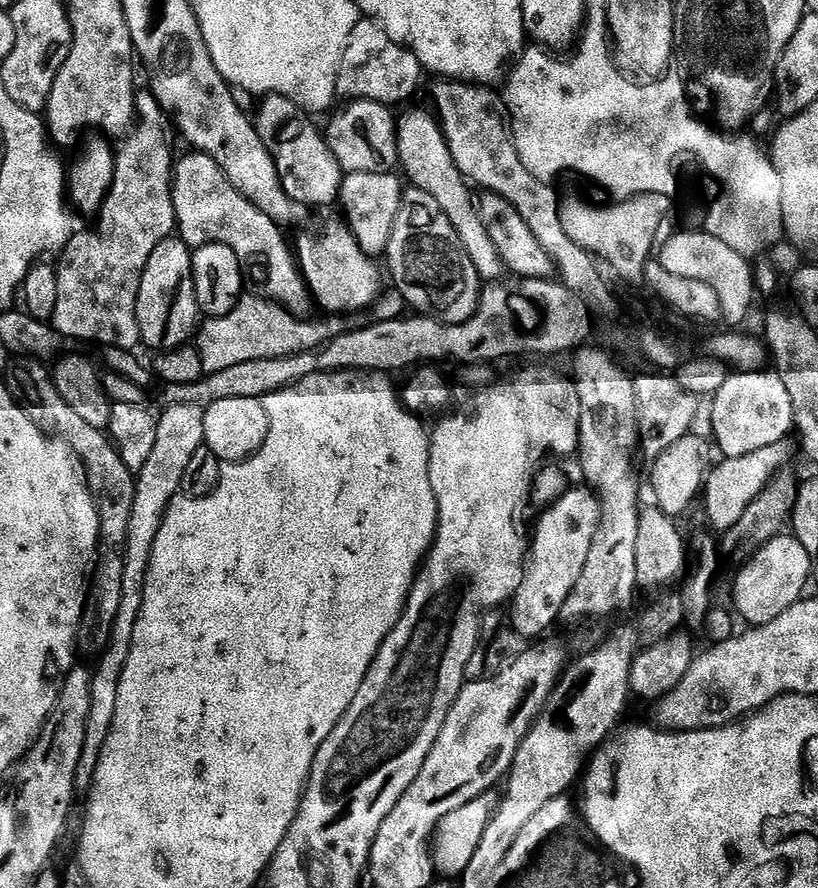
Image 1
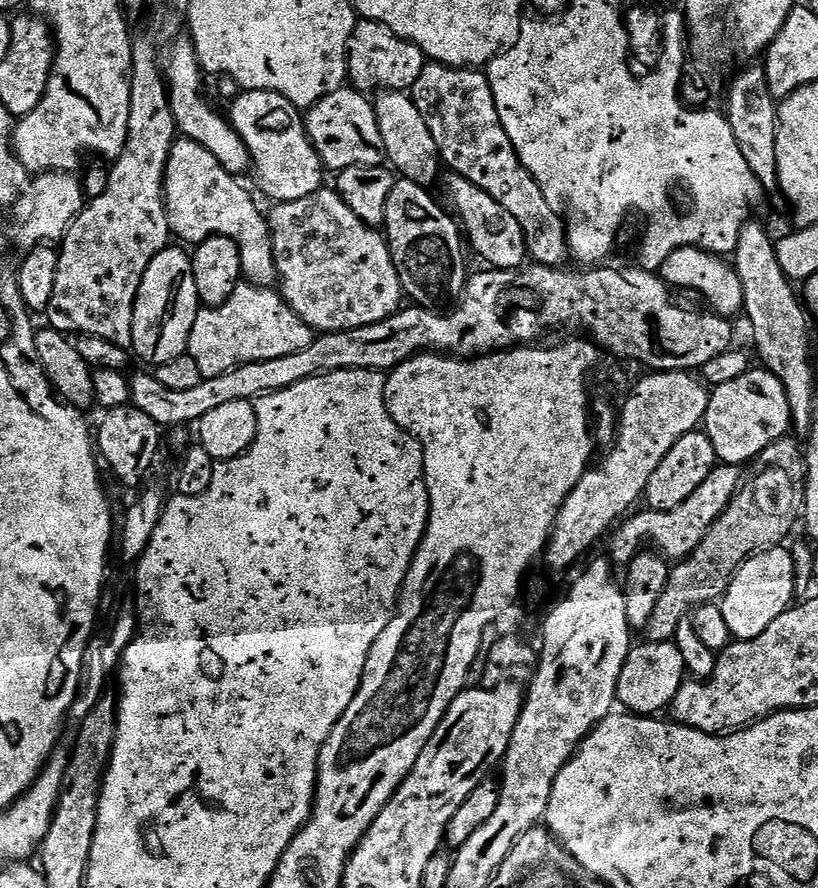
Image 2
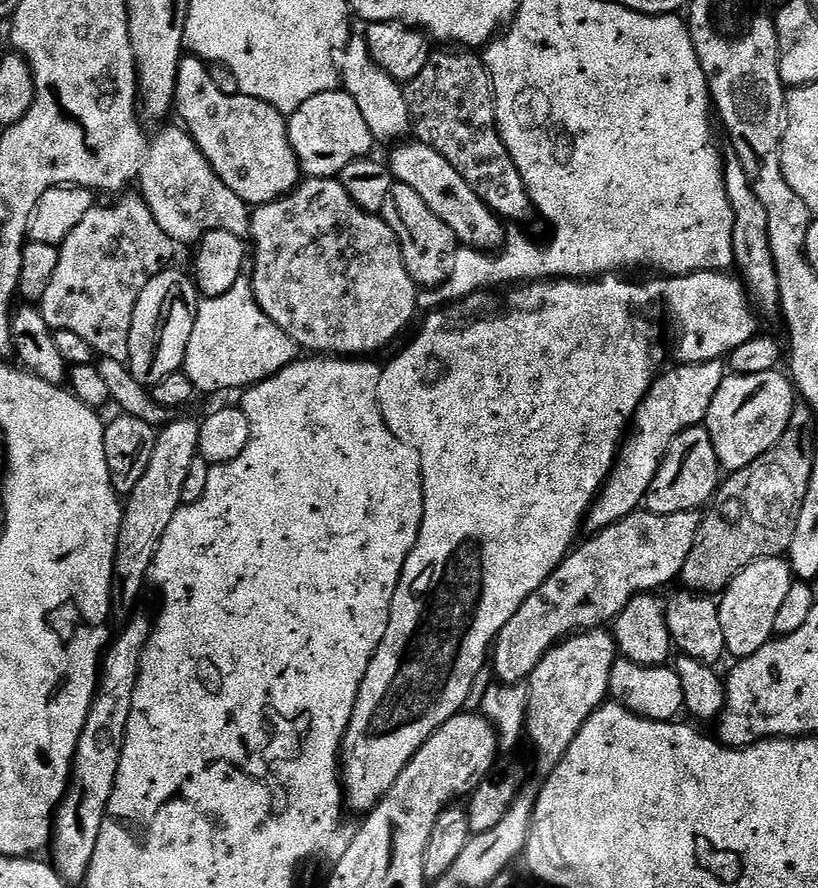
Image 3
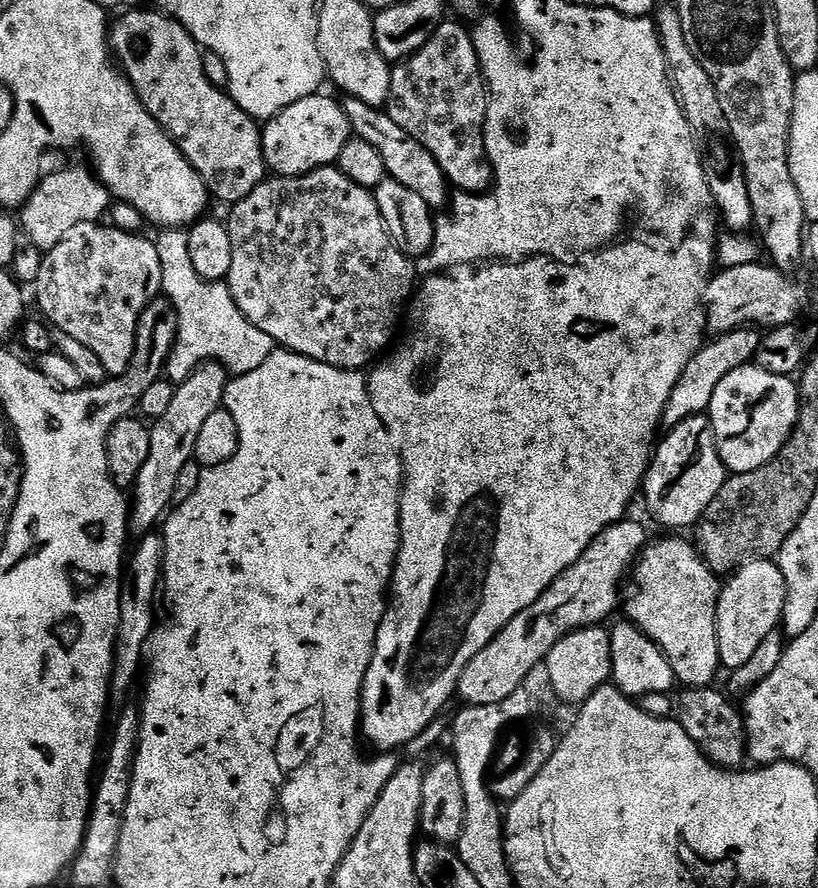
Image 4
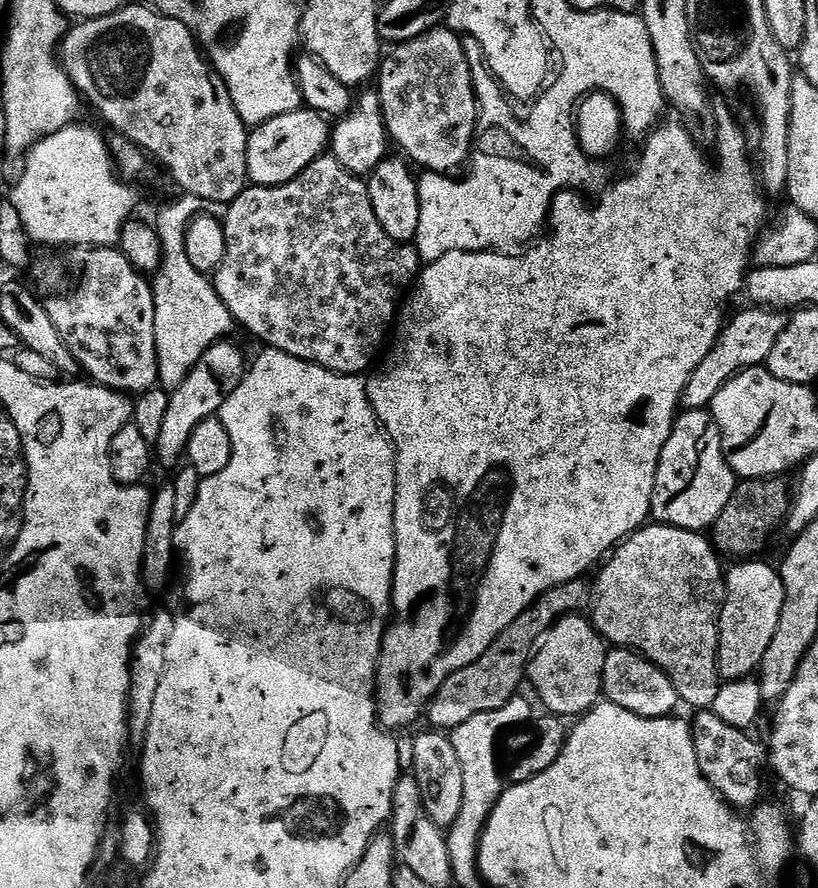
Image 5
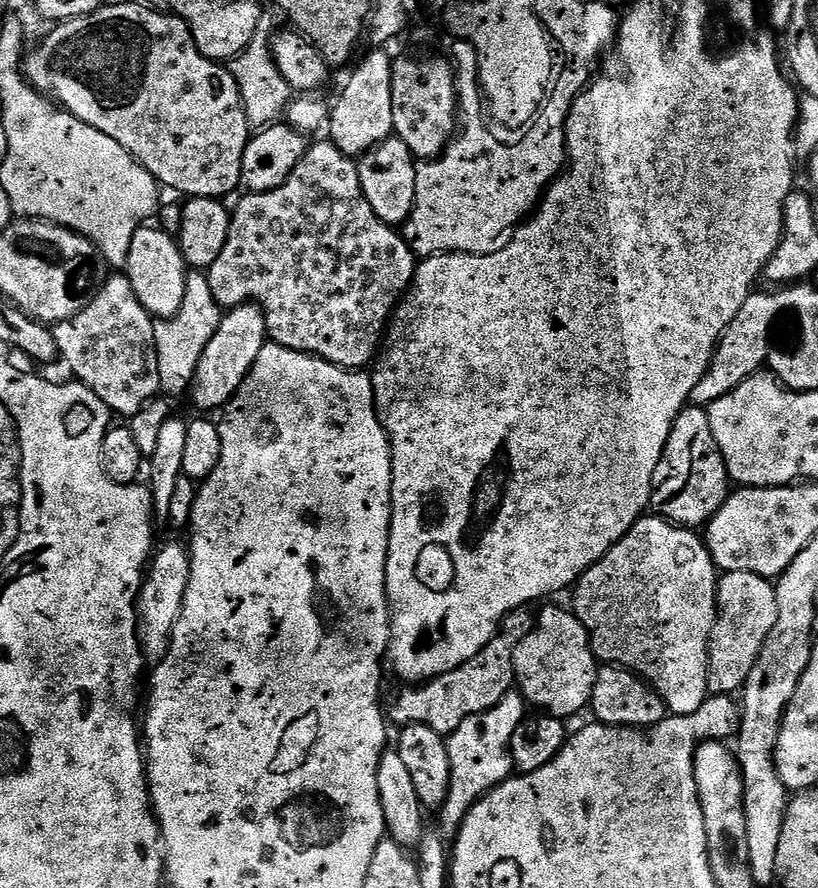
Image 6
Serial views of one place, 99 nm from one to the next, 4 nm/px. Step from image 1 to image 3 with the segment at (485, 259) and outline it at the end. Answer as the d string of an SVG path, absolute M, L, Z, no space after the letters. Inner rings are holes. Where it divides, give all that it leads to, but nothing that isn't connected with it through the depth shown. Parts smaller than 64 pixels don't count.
M367 39L351 40L347 41L343 49L345 52L341 51L338 56L343 91L348 92L350 98L354 98L354 102L358 102L358 110L362 110L362 118L366 118L366 126L370 126L373 137L377 141L396 142L407 137L412 132L412 116L408 112L408 103L404 97L401 81L378 67L368 49Z

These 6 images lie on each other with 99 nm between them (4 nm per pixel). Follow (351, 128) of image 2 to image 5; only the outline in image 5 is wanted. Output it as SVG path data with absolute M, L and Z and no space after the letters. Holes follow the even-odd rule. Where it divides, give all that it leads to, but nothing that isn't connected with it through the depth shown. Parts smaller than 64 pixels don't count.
M297 110L278 118L270 118L270 122L265 124L257 124L248 133L246 166L249 181L262 188L282 186L295 176L301 176L306 166L325 155L329 144L329 121L321 113L311 110Z

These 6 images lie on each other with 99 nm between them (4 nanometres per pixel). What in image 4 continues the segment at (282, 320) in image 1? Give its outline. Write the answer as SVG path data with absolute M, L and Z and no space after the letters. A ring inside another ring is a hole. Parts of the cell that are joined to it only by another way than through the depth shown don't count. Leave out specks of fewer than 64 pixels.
M165 229L156 238L155 245L158 250L159 262L162 265L162 288L163 295L169 299L176 311L176 320L179 322L178 334L176 335L175 345L172 347L171 354L165 364L165 375L172 384L181 384L193 373L200 364L208 360L219 363L232 376L250 374L250 370L258 370L266 358L274 351L274 345L270 334L265 334L254 326L238 310L238 302L230 294L227 283L219 281L209 281L201 278L201 275L194 270L194 262L190 257L190 244L188 232L185 229Z

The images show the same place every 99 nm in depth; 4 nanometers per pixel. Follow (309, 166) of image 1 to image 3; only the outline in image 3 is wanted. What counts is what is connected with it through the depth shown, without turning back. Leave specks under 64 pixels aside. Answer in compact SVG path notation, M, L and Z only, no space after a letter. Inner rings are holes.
M188 54L181 59L174 99L179 123L199 146L214 174L218 174L244 204L268 204L291 192L301 183L302 173L290 146L285 113L258 98L223 92L212 81L208 68L199 56Z

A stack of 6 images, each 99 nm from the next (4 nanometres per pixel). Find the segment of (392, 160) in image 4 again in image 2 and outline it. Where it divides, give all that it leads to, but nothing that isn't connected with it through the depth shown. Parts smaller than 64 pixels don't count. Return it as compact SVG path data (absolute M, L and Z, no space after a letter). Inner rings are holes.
M455 174L449 177L448 196L456 207L455 215L471 251L473 248L488 263L485 265L496 270L525 267L528 247L524 245L524 235L522 226L518 226L518 218L514 218L514 214L506 210L506 206L494 202L494 198L486 194L486 190L474 186L474 182Z

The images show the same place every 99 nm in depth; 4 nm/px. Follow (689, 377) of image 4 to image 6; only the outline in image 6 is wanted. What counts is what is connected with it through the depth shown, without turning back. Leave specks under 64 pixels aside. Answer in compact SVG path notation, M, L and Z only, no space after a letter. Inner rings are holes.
M778 288L776 292L754 292L743 303L742 310L735 315L712 358L712 364L706 374L699 380L698 385L691 391L690 402L695 407L708 407L716 400L724 397L730 390L736 389L746 378L761 371L767 363L772 349L772 328L778 318L789 313L802 302L796 288Z

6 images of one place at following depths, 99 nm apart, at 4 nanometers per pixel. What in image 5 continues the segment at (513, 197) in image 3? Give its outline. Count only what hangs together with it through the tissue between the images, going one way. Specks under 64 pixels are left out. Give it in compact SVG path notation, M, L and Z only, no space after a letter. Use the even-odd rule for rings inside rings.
M447 26L431 28L418 38L403 40L395 45L392 53L381 59L378 69L378 91L380 93L380 113L384 115L384 127L388 130L391 143L405 152L413 165L421 164L421 169L441 174L456 174L460 167L467 165L470 153L477 139L476 85L472 75L473 61L468 60L468 52L464 49L465 41Z

